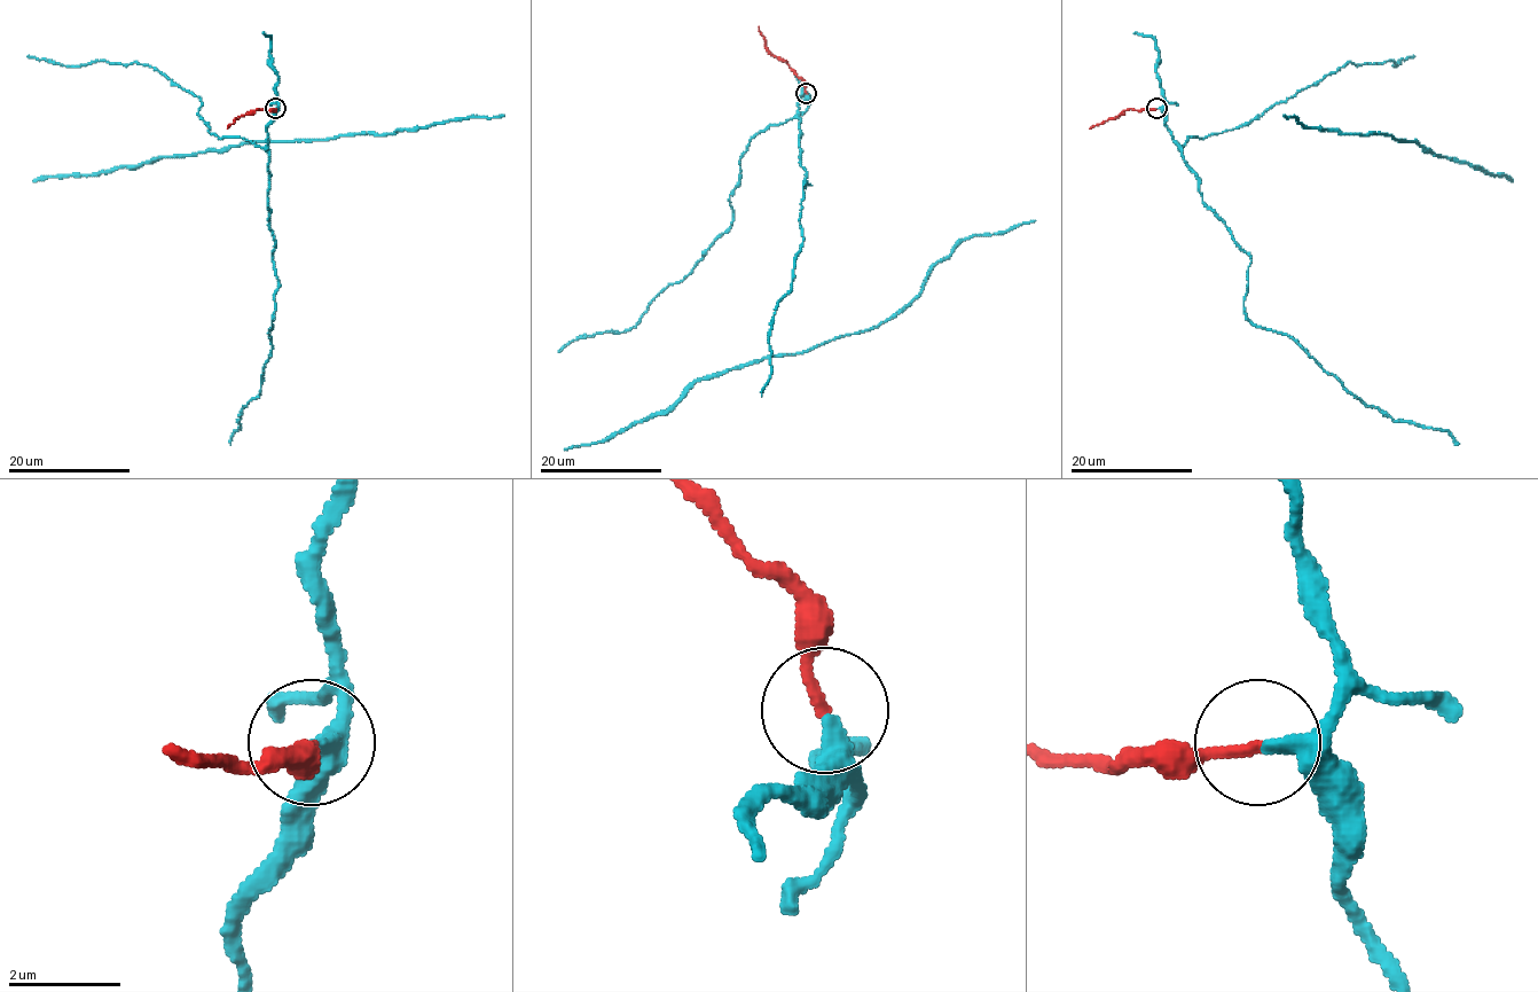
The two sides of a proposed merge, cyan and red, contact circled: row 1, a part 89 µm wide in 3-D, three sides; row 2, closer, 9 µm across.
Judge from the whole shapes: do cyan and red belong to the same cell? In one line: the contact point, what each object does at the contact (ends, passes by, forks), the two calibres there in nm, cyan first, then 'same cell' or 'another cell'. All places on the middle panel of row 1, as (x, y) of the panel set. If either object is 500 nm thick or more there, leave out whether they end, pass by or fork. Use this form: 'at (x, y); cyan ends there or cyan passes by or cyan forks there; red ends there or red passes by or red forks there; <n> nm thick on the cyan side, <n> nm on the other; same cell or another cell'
at (806, 93); cyan ends there; red ends there; 360 nm thick on the cyan side, 190 nm on the other; same cell

